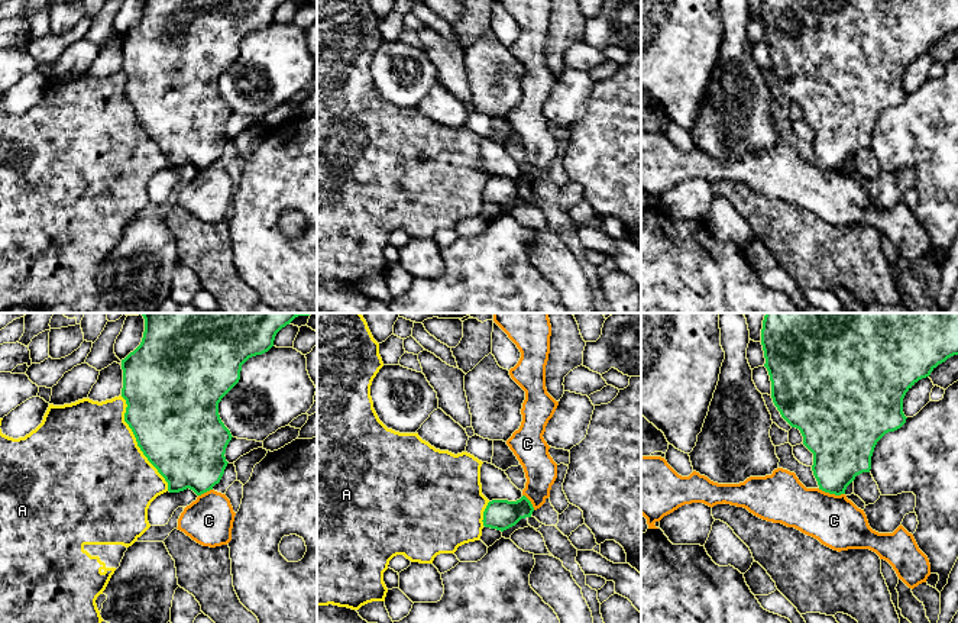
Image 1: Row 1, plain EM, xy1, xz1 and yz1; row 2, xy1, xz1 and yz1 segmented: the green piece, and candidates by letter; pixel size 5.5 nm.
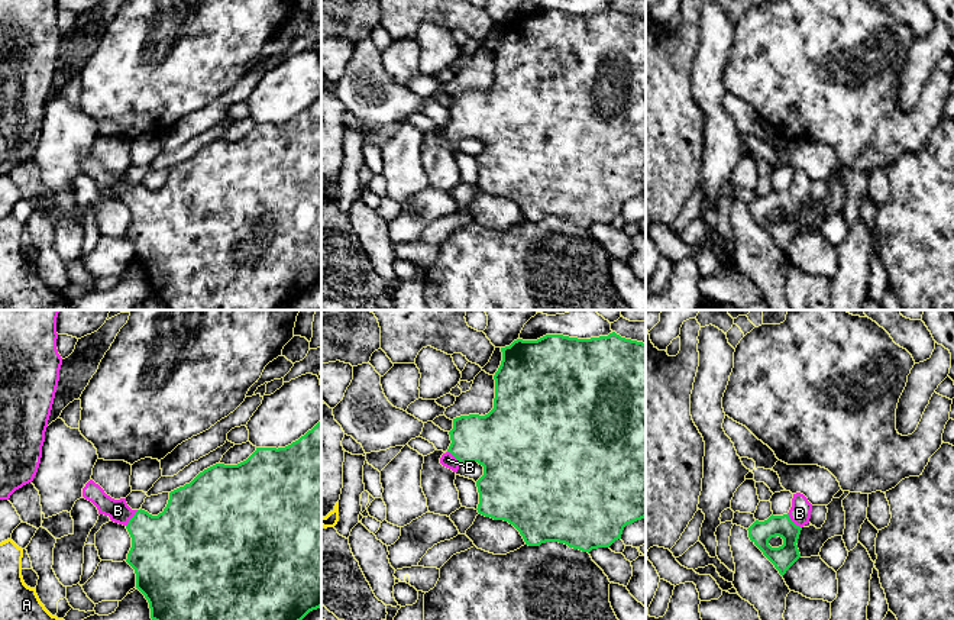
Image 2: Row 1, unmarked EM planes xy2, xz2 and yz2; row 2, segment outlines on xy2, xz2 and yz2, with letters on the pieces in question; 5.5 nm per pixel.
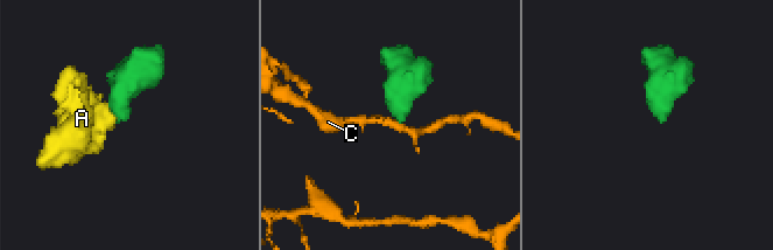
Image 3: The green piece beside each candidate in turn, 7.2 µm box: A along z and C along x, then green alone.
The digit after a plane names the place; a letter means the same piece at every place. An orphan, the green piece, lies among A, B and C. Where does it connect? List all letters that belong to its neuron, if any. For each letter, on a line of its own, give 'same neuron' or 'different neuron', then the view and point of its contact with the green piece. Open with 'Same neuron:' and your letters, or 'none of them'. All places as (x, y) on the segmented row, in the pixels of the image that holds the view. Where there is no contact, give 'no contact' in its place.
Same neuron: B
A: different neuron | xy1 (138, 444)
B: same neuron | yz2 (792, 522)
C: different neuron | yz1 (831, 493)

